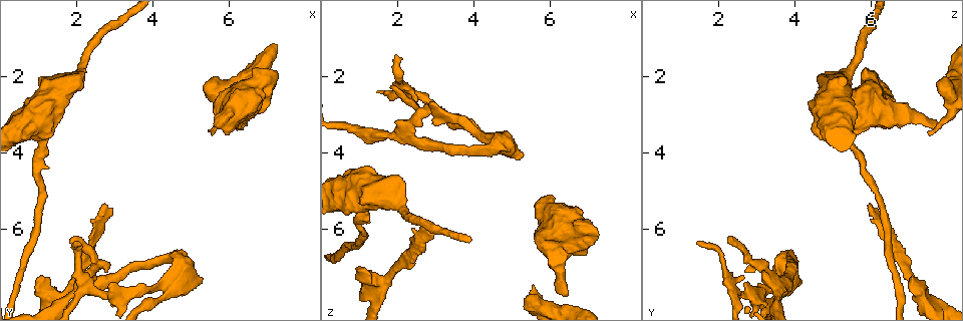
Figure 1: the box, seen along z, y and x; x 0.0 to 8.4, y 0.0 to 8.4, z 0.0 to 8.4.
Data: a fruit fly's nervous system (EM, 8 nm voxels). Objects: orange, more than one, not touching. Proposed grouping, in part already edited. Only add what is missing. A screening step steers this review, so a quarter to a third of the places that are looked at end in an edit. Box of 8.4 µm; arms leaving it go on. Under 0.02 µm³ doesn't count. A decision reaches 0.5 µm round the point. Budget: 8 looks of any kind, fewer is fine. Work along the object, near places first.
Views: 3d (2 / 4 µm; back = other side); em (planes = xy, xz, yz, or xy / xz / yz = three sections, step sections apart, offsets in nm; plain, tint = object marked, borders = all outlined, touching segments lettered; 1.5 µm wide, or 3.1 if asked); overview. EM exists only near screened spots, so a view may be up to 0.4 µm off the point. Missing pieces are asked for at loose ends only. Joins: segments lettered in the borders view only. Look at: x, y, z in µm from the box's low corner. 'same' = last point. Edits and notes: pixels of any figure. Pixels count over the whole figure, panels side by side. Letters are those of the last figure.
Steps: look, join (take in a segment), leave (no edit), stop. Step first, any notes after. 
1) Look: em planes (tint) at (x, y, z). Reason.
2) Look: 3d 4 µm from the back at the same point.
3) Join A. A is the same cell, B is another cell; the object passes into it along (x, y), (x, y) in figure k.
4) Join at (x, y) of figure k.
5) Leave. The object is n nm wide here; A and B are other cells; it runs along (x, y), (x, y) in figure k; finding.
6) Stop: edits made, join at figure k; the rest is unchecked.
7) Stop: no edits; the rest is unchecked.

Look: 3d 4 µm from the back at (1.15, 7.25, 7.05). Stops while still wide.

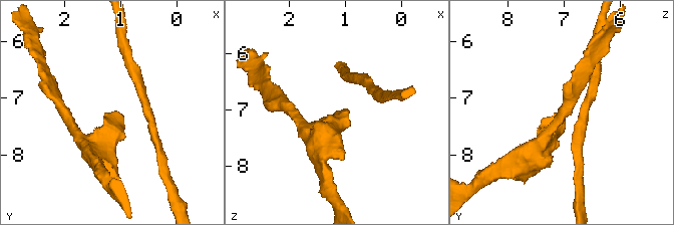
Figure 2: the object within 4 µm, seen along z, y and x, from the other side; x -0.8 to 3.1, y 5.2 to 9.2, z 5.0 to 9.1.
Look: em xz step 4 (borders) at (1.15, 7.20, 7.05). Need the tissue.

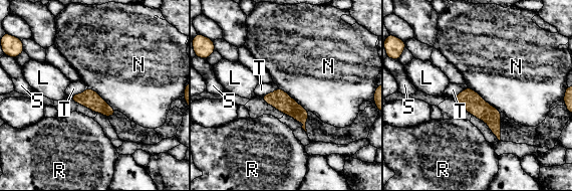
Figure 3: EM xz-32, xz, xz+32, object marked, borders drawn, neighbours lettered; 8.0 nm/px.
Look: em planes (borders) at the same point.

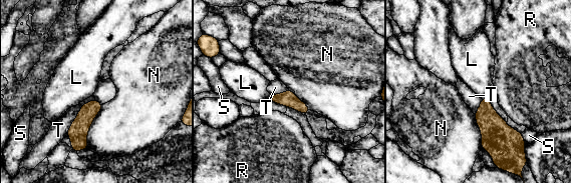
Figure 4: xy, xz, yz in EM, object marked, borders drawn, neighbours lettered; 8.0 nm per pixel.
Leave. L, N, R, S and T are other cells; it runs along (95, 103), (79, 127), (75, 148) in figure 4; none of them fits.

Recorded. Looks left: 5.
Look: em yz step 4 (borders) at (2.70, 5.40, 5.90). Free end.

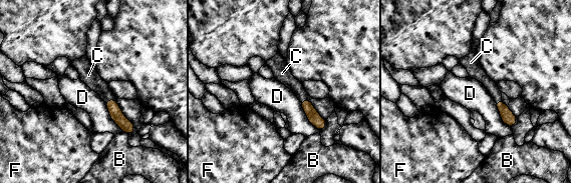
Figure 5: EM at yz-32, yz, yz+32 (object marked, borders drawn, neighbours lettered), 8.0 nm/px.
Join C. The longest contact is with D, 280 nm; C is the same cell, B, D and F are other cells; it goes on there.

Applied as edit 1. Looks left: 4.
Look: overview. Redraw.

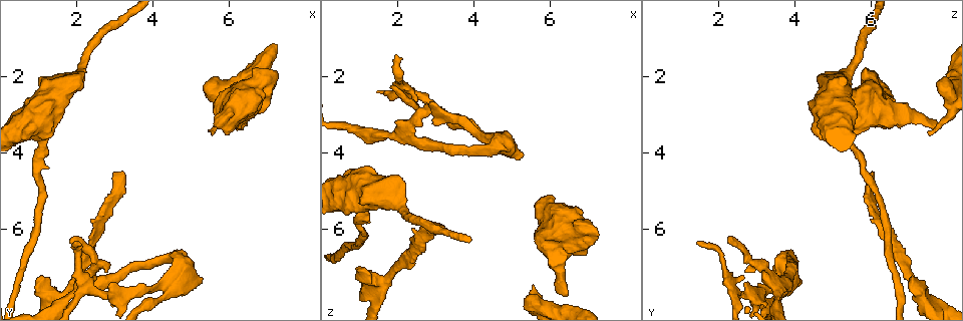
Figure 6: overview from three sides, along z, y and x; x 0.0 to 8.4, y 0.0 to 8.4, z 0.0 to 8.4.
Look: 3d 2 µm at (5.20, 7.45, 4.15). Thick end.

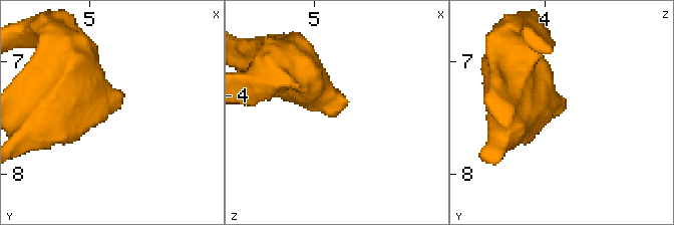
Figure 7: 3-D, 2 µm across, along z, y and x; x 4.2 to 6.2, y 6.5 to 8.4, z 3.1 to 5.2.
Look: em planes (plain) at (5.14, 7.46, 4.10).

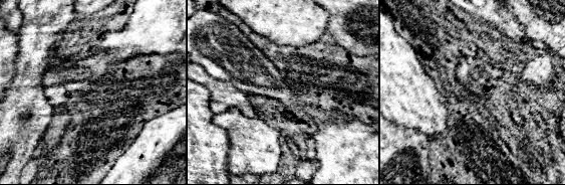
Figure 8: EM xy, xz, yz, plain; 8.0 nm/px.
Look: em planes (borders) at the same point. See the neighbours.

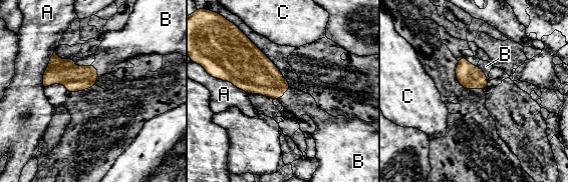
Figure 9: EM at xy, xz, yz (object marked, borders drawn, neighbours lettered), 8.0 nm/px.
Join B. B is the same cell, A and C are other cells; the object passes into it along (65, 72), (96, 70), (116, 47) in figure 9; the neuron continues.

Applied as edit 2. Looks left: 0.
Stop: edits made, join at figure 5, join at figure 9; the rest is unchecked.

